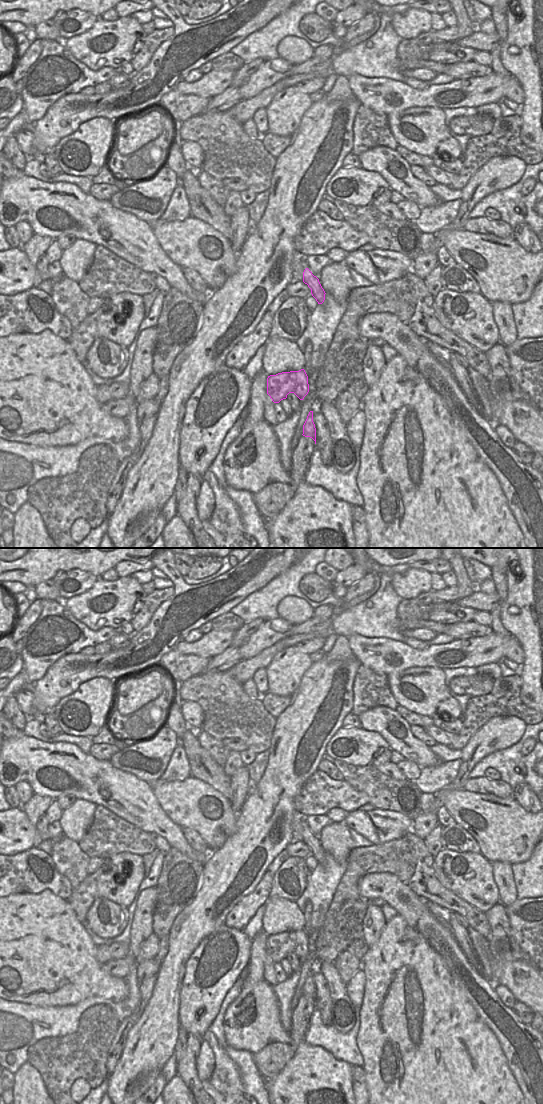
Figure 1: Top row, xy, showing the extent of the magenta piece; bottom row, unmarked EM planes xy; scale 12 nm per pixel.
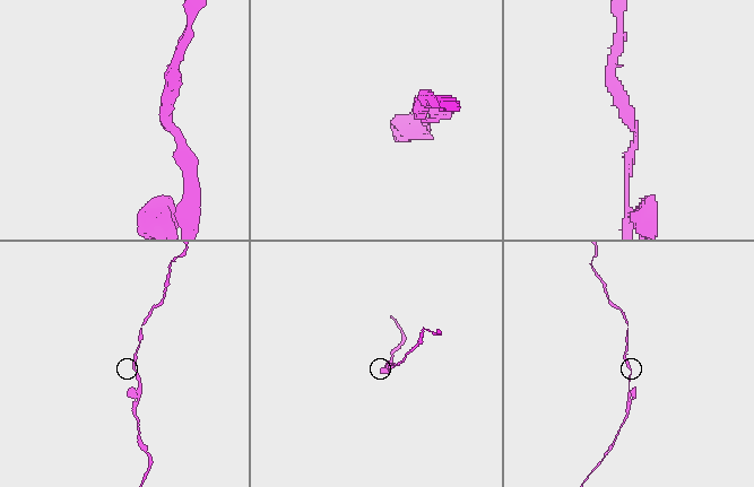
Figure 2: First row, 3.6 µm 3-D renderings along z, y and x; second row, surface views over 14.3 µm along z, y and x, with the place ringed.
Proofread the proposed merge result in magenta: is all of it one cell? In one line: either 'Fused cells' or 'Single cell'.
Single cell.

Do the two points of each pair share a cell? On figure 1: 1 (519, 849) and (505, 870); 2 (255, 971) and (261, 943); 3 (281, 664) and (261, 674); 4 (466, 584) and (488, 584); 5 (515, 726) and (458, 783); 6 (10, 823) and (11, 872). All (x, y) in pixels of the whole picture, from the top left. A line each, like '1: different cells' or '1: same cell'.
1: different cells
2: same cell
3: different cells
4: different cells
5: same cell
6: different cells

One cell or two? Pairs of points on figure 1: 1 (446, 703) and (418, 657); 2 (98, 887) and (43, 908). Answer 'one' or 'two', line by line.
1: two
2: two

